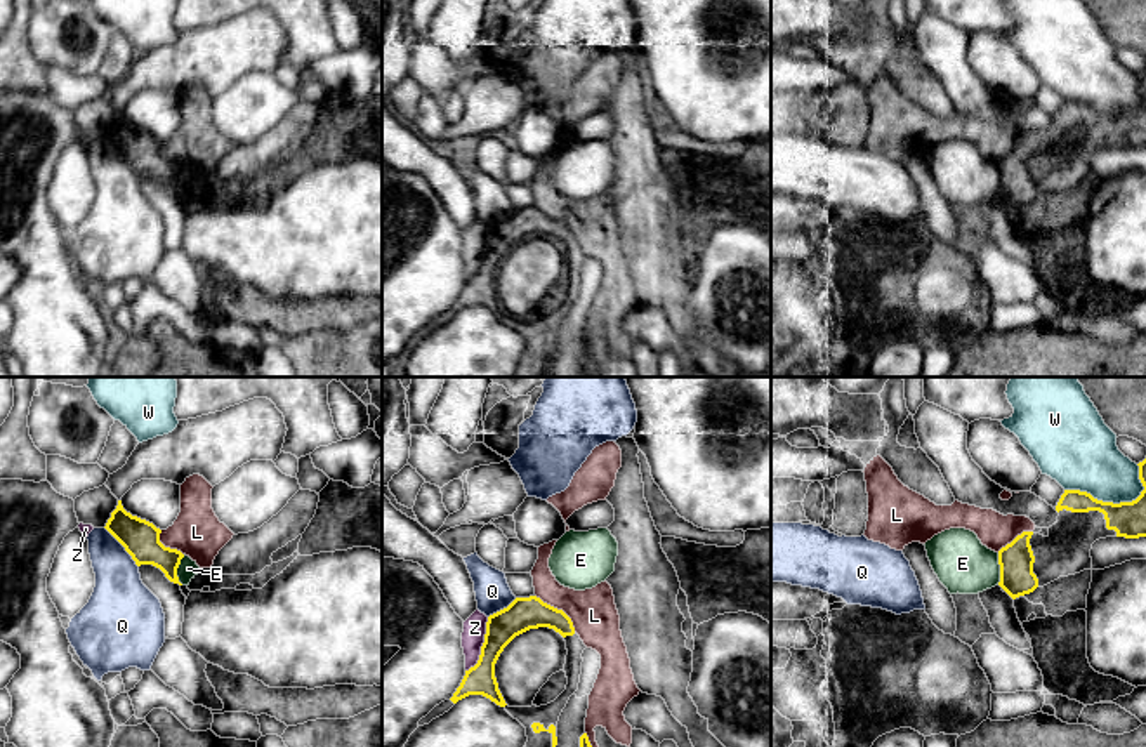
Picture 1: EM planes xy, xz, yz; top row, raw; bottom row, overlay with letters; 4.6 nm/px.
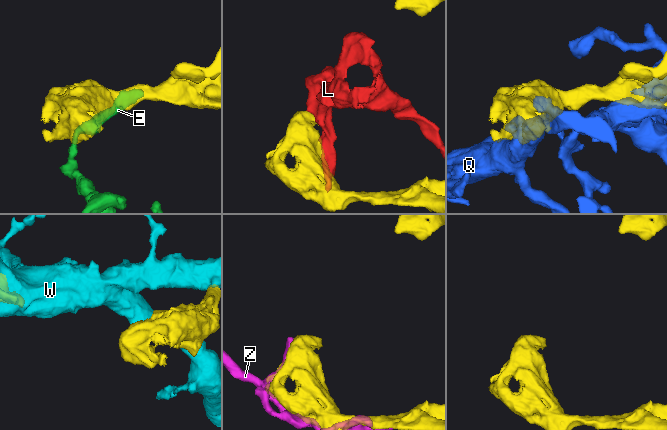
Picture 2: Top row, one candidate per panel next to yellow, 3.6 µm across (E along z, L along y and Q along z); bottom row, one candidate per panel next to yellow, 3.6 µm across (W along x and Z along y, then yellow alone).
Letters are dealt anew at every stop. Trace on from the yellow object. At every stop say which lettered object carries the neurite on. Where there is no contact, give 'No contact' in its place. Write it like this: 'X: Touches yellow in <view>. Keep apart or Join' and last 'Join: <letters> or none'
E: Touches yellow in yz. Keep apart
L: Touches yellow in xz. Keep apart
Q: Touches yellow in xy. Keep apart
W: Touches yellow in yz. Keep apart
Z: Touches yellow in xz. Keep apart
Join: none

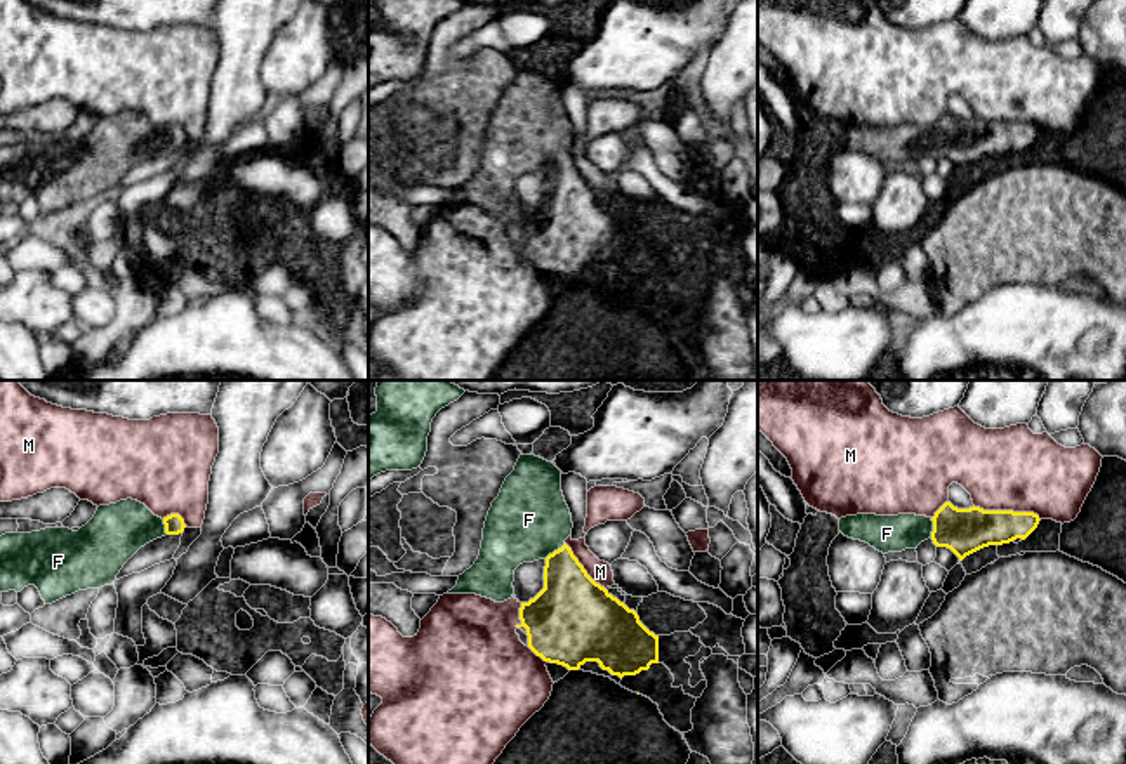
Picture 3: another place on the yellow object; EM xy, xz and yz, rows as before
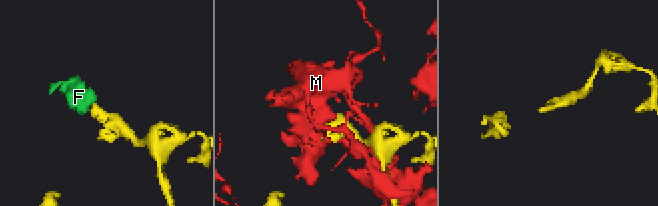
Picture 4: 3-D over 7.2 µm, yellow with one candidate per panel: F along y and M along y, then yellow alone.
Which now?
F: Touches yellow in xz. Join
M: Touches yellow in yz. Keep apart
Join: F

